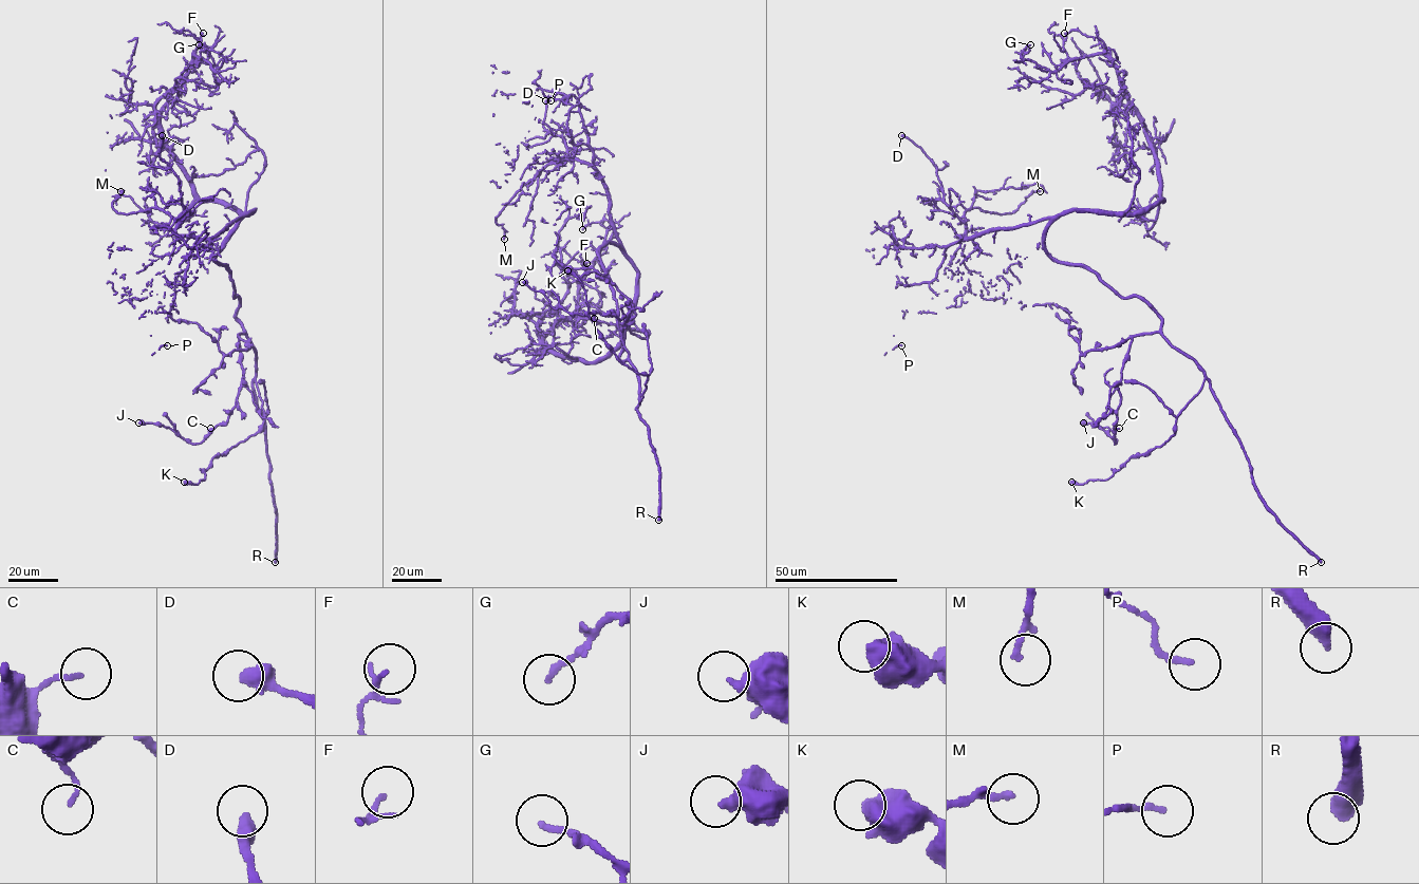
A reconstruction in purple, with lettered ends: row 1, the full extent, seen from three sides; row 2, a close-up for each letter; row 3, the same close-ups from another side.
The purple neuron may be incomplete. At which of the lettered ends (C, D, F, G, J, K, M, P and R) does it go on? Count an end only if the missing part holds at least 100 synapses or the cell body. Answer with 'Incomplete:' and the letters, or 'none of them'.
Incomplete: R

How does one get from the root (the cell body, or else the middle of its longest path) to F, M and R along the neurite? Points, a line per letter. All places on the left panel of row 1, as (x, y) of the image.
F: (231, 230), (254, 209), (238, 213), (202, 202), (160, 125), (161, 110), (193, 53), (202, 59), (203, 33)
M: (231, 230), (239, 219), (210, 238), (179, 236), (176, 222), (162, 210), (118, 213), (112, 202), (120, 191)
R: (231, 230), (216, 260), (229, 274), (239, 300), (236, 318), (255, 351), (253, 389), (269, 462), (275, 562)

